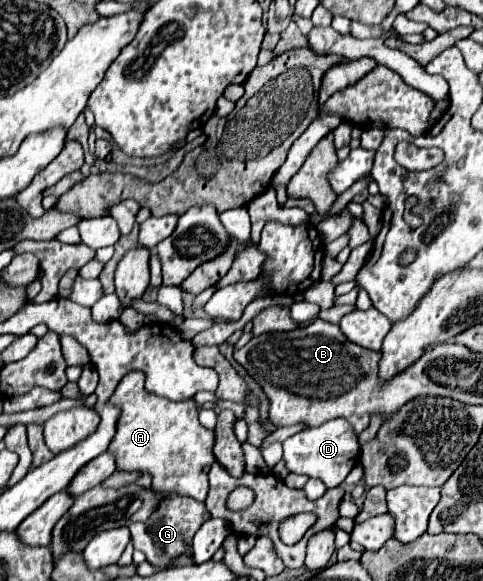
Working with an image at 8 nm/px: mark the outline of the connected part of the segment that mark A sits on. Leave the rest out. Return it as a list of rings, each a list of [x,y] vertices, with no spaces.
[[[143,371],[127,373],[123,383],[119,383],[111,395],[111,401],[121,409],[117,433],[107,449],[117,457],[117,469],[149,473],[153,477],[155,493],[181,493],[195,497],[197,501],[205,501],[209,493],[209,481],[203,469],[215,461],[215,433],[207,431],[199,423],[197,403],[193,399],[175,403],[149,393],[145,389]]]

